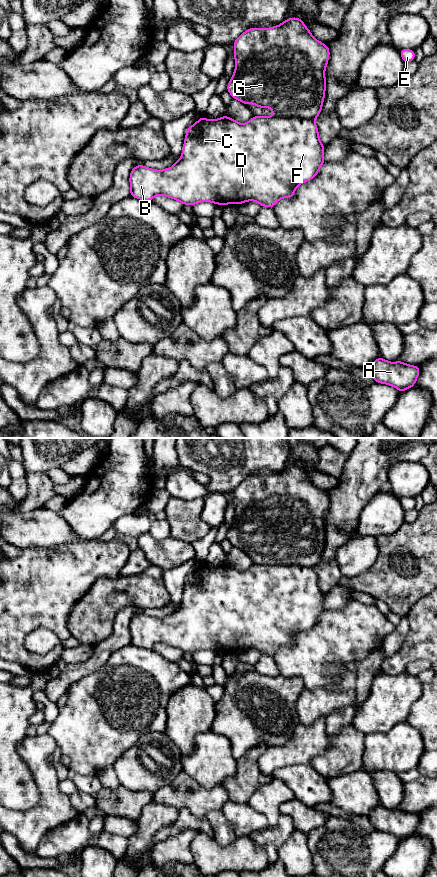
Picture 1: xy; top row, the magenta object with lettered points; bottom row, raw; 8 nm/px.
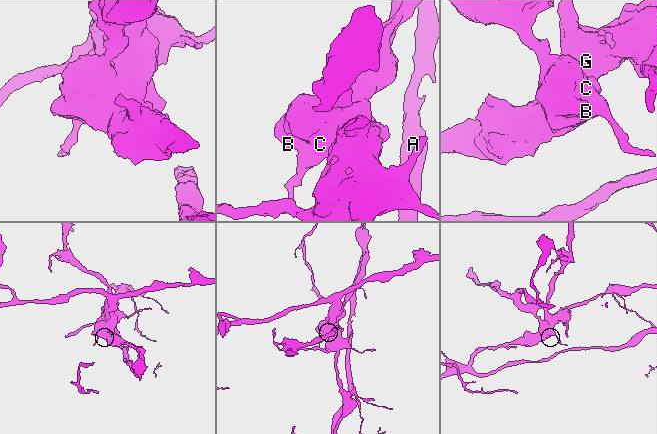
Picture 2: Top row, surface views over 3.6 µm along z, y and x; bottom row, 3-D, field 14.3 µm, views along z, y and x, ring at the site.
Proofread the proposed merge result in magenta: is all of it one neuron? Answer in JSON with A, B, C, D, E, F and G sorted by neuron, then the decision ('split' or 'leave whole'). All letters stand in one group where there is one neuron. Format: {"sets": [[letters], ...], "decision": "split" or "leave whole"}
{"sets": [["A", "E", "G"], ["B", "C", "D", "F"]], "decision": "split"}

